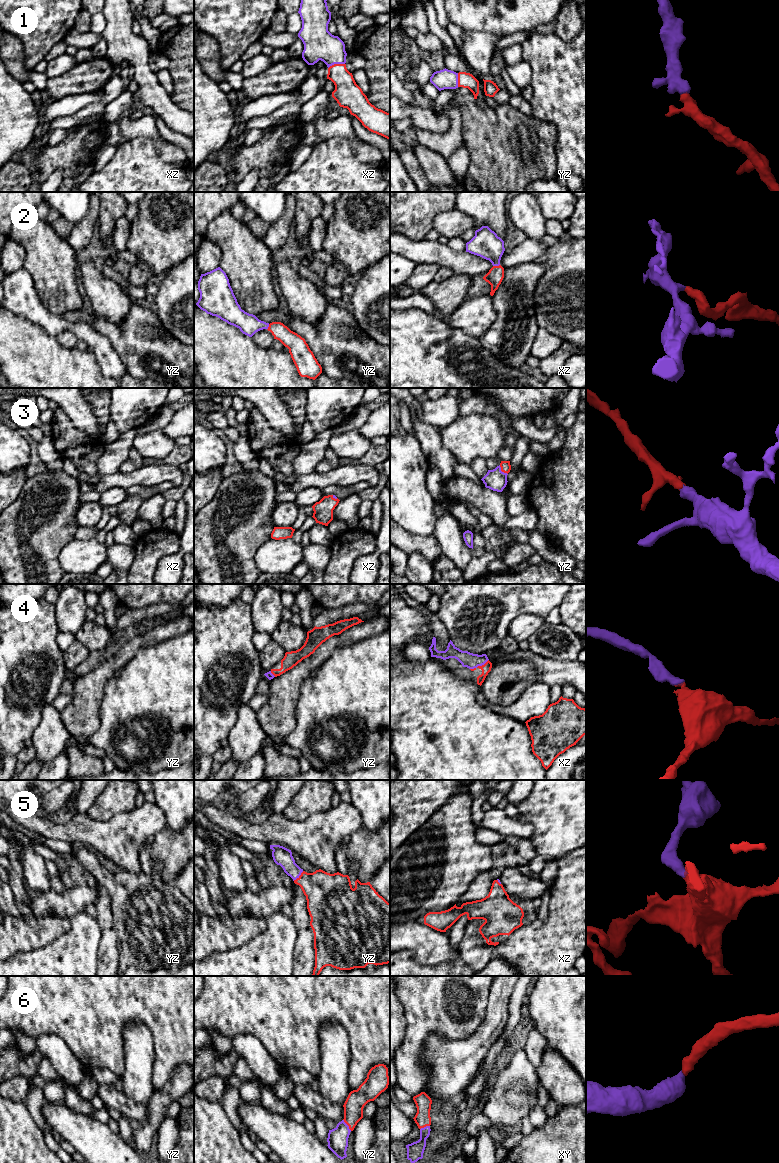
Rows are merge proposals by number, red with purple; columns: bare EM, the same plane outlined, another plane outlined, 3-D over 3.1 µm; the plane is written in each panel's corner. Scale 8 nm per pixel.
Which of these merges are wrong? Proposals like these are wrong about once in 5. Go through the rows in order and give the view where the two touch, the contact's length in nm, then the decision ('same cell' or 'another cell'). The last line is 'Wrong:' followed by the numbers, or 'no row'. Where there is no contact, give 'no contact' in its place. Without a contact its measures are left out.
1: meets red in xz; contact 140 nm long; same cell
2: meets red in xz; contact 60 nm long; same cell
3: meets red in yz; contact 100 nm long; same cell
4: meets red in xz; contact 170 nm long; same cell
5: meets red in yz; contact 120 nm long; same cell
6: meets red in yz; contact 120 nm long; same cell
Wrong: no row

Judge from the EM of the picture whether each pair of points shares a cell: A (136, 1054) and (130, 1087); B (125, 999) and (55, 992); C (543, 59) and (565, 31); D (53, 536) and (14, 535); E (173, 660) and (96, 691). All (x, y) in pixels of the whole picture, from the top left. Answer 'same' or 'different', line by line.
A: same
B: same
C: different
D: same
E: different

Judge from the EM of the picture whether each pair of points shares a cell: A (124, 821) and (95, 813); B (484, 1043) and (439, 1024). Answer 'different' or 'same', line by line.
A: different
B: different

